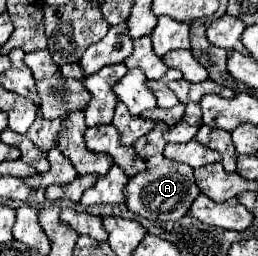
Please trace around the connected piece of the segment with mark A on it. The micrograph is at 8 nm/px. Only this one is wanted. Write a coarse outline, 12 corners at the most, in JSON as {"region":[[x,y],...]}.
{"region":[[158,122],[132,146],[146,170],[126,184],[128,210],[180,220],[198,198],[192,168],[162,156]]}

